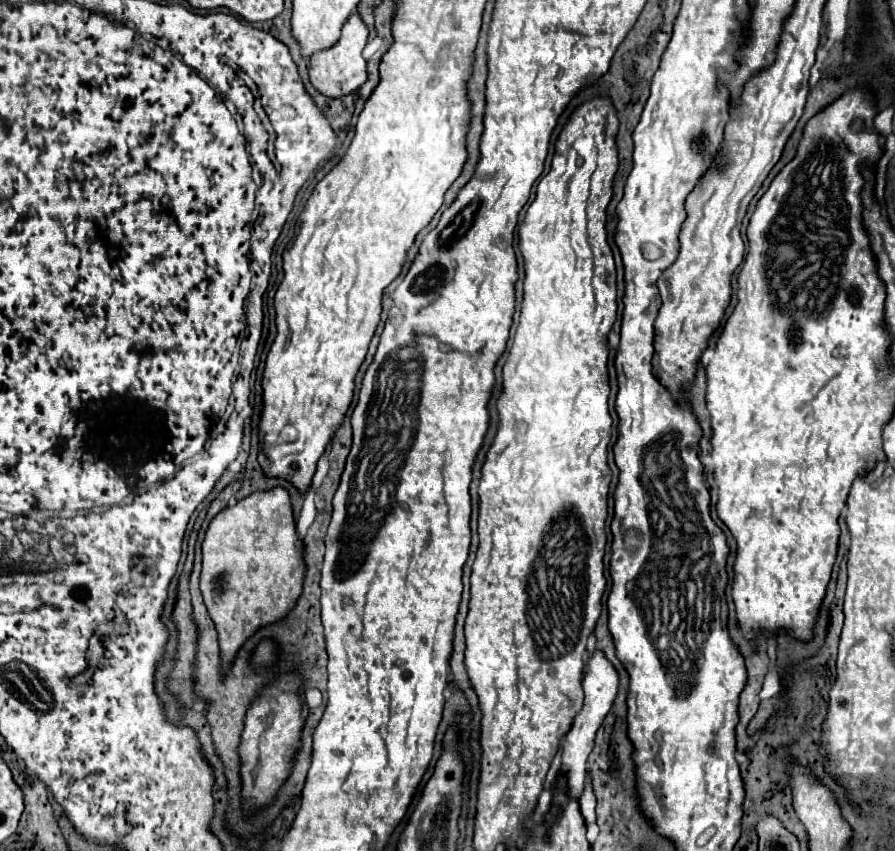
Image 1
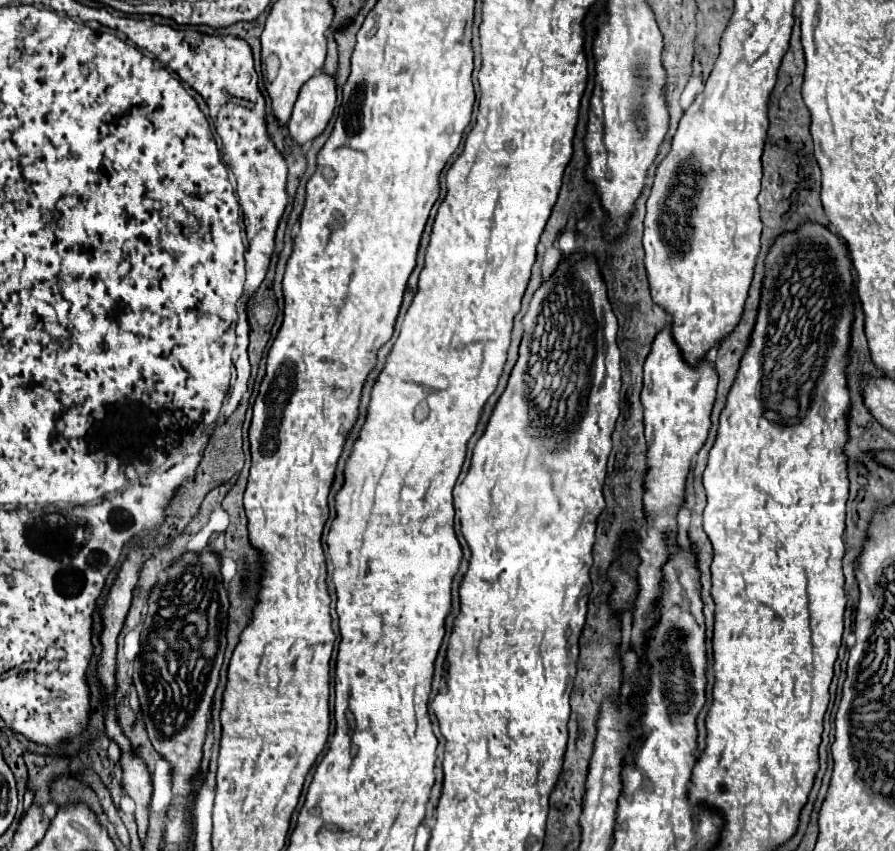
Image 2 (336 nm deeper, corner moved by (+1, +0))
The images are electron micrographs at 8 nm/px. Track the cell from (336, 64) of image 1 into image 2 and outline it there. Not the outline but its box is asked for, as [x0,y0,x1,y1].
[288,73,336,145]

